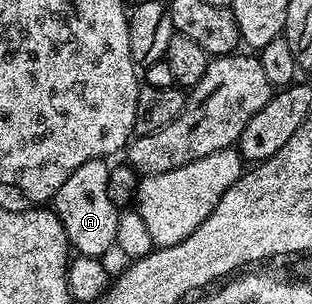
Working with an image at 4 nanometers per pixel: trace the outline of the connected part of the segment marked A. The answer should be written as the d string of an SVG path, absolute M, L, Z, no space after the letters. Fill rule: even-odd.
M106 159L84 161L80 169L76 169L60 185L52 200L52 210L57 213L58 220L64 225L64 233L68 237L71 248L79 255L105 256L105 251L115 246L117 241L117 223L120 208L112 205L112 197L108 197L108 173L111 164Z

